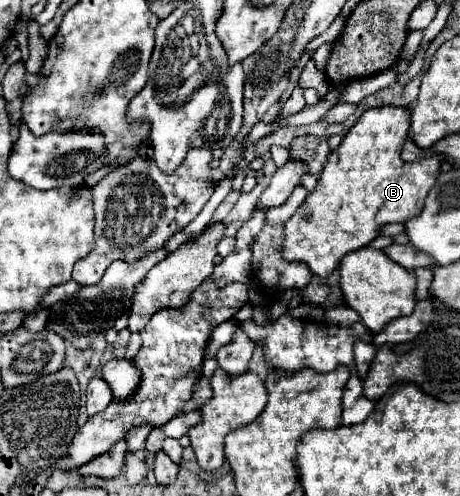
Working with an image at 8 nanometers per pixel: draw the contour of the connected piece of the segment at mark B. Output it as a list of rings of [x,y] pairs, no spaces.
[[[402,107],[368,109],[358,119],[358,123],[342,139],[340,147],[330,153],[318,177],[316,189],[306,197],[306,201],[298,207],[298,211],[286,221],[284,245],[282,245],[282,257],[286,261],[300,261],[308,265],[308,269],[314,275],[328,277],[348,251],[356,251],[370,245],[380,235],[380,229],[384,225],[406,223],[408,219],[416,217],[422,211],[424,199],[432,189],[440,173],[440,163],[444,159],[428,157],[428,159],[416,159],[412,163],[404,163],[400,159],[400,151],[404,139],[408,137],[408,127],[410,127],[410,111]]]

